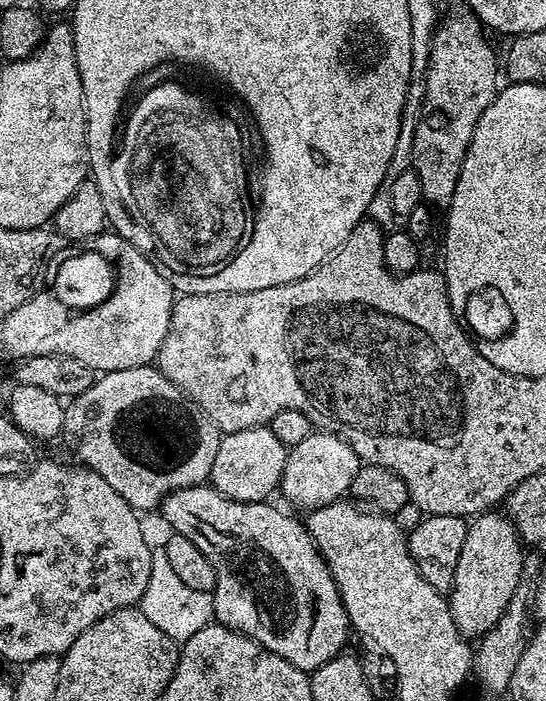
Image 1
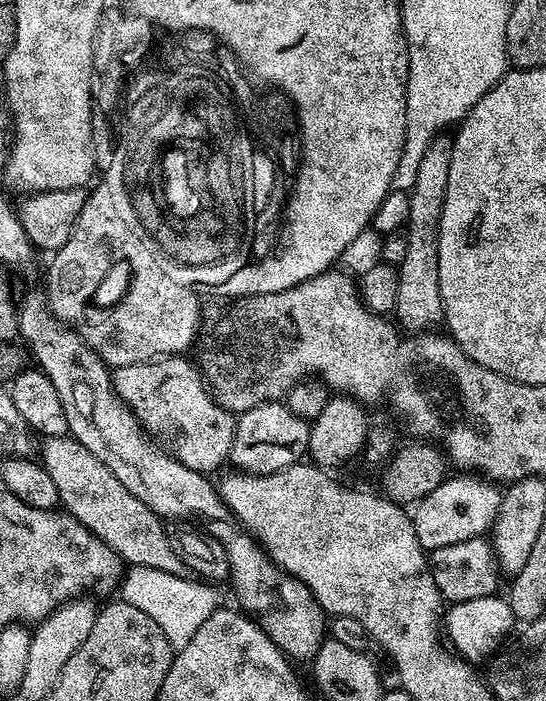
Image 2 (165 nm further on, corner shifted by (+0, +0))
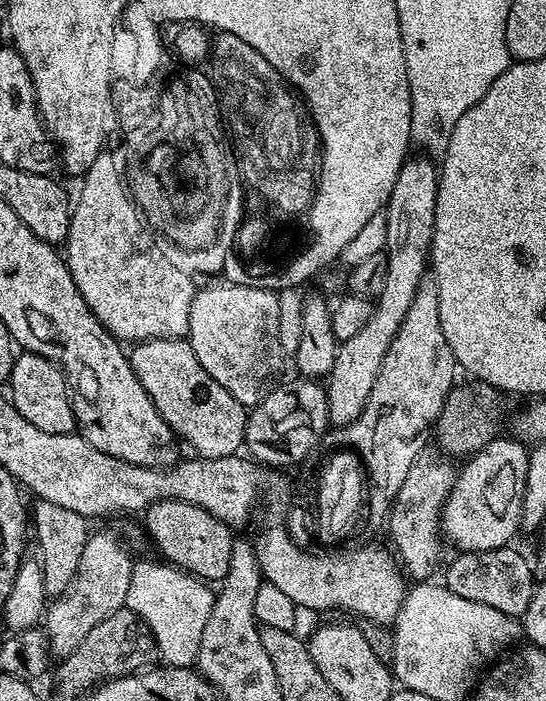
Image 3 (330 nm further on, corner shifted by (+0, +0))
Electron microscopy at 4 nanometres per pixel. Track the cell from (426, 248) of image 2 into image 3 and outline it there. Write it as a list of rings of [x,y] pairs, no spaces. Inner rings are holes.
[[[435,279],[421,280],[414,294],[414,302],[410,302],[410,310],[406,310],[406,318],[402,318],[402,326],[398,326],[398,334],[390,342],[390,350],[386,350],[386,358],[382,358],[382,370],[378,370],[378,378],[374,378],[374,390],[370,390],[370,398],[366,398],[366,406],[354,422],[333,427],[324,433],[323,441],[333,444],[346,442],[356,449],[362,462],[368,465],[370,475],[374,477],[375,491],[372,492],[372,509],[377,514],[384,514],[392,507],[398,490],[402,490],[402,482],[406,482],[406,474],[410,474],[410,466],[425,451],[424,443],[430,440],[430,433],[440,411],[444,399],[454,387],[457,379],[458,365],[450,350],[450,342],[446,342],[446,334],[442,334],[442,313],[438,310],[438,286]]]

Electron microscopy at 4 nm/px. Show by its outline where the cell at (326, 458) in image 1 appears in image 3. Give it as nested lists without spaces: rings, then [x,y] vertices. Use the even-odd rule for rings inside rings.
[[[427,155],[414,156],[405,159],[386,205],[388,273],[385,285],[375,301],[366,326],[362,326],[354,338],[339,341],[334,370],[326,378],[328,419],[336,426],[354,422],[354,418],[362,414],[366,398],[370,398],[370,390],[374,390],[374,378],[378,378],[378,370],[382,370],[382,358],[386,358],[386,350],[390,350],[390,342],[394,334],[398,334],[398,326],[402,326],[402,318],[406,318],[406,310],[410,310],[410,302],[414,302],[414,294],[421,280],[425,279],[430,264],[438,198],[438,168]]]

